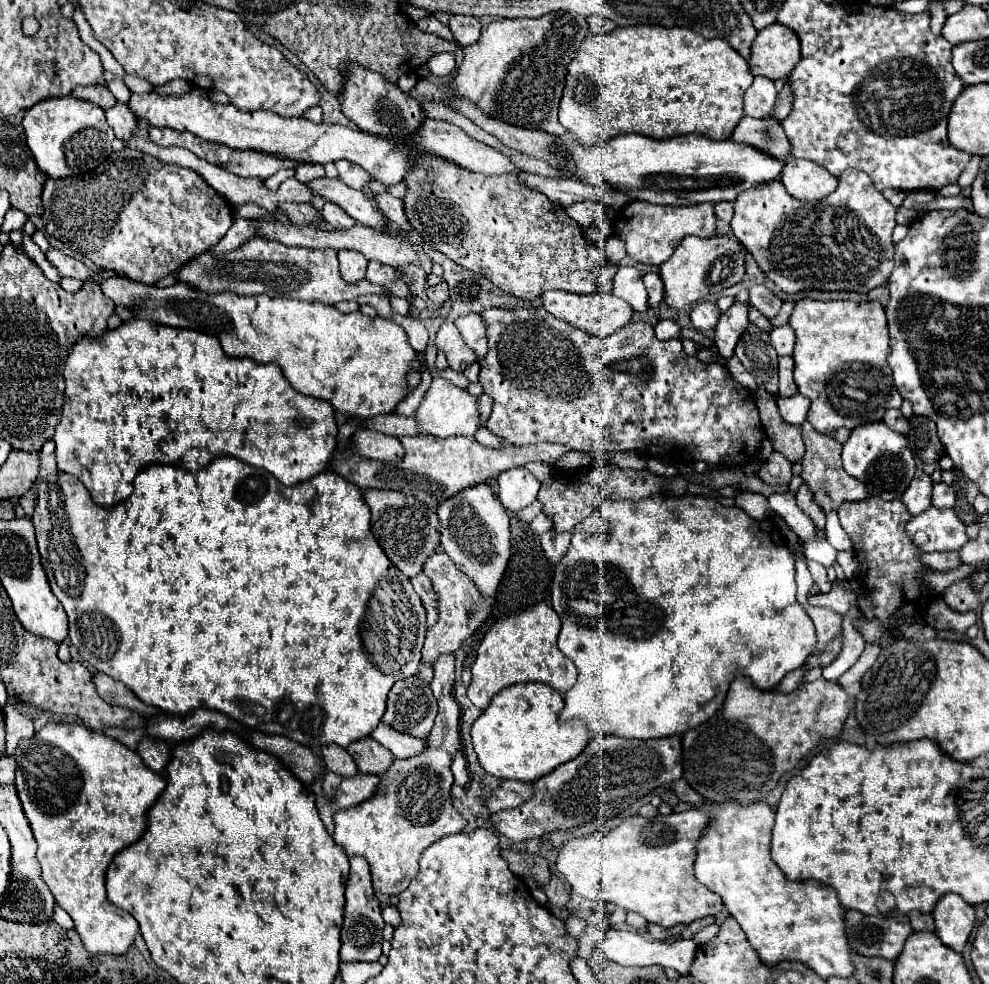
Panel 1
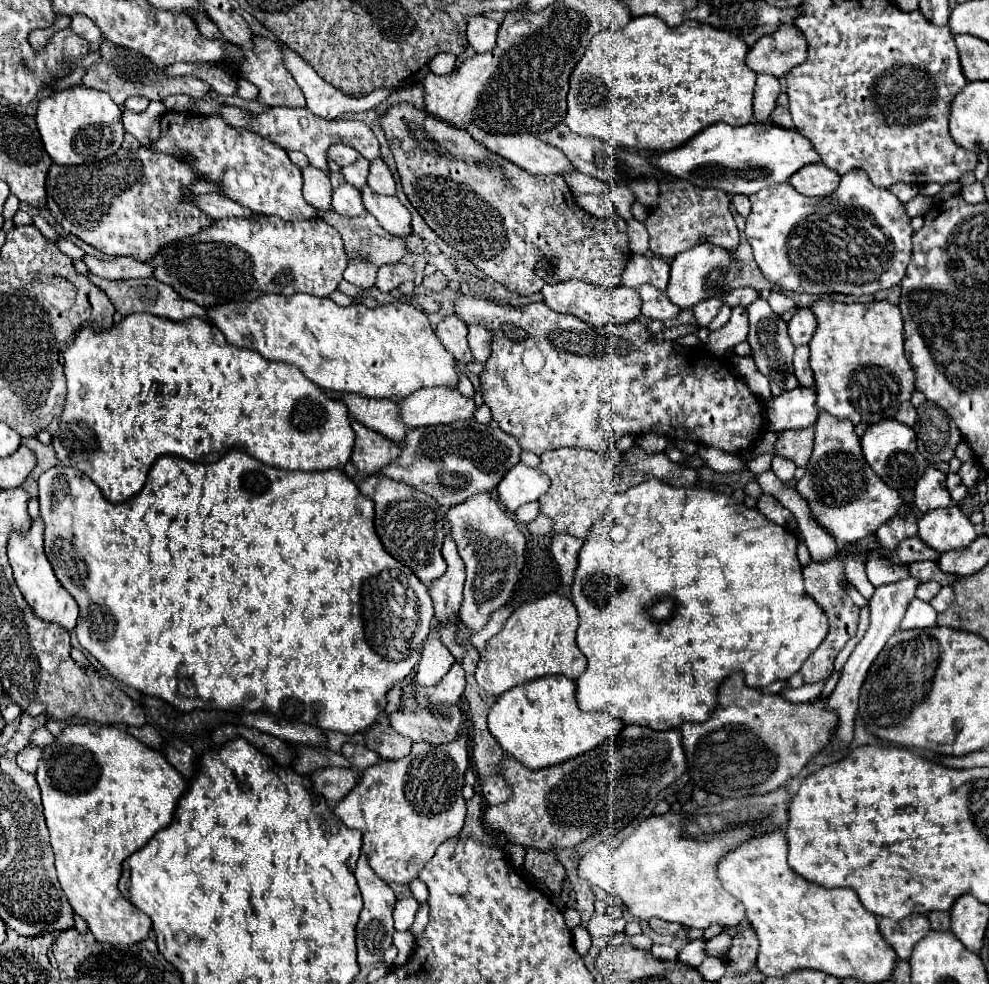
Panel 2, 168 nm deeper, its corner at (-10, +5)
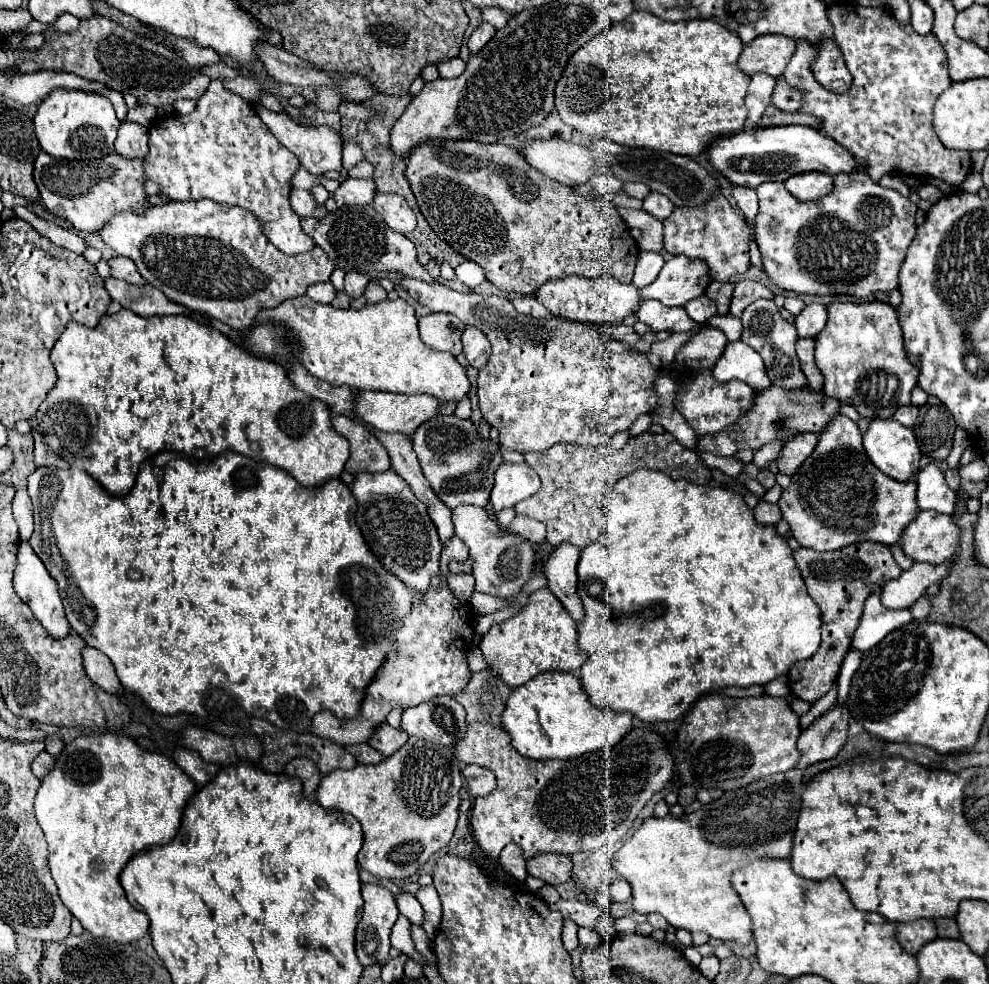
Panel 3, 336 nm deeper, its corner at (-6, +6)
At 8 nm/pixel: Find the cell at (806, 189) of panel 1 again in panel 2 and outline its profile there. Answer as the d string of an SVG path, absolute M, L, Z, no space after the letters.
M815 163L815 165L805 165L803 169L799 169L799 173L795 173L789 183L807 197L825 197L831 195L837 185L839 185L839 173L835 173L833 169L829 169L823 163Z

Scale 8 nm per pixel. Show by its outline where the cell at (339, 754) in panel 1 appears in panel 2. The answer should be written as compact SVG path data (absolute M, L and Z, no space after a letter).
M345 743L341 753L351 761L351 765L359 771L375 765L379 761L375 751L369 751L365 745L357 745L357 743Z

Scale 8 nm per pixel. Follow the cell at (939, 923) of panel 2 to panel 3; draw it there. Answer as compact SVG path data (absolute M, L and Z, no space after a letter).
M939 918L935 922L937 922L939 938L955 938L955 940L959 938L959 930L957 930L955 918Z

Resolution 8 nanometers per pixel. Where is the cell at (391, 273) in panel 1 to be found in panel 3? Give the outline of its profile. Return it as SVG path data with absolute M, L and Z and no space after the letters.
M371 282L363 294L367 298L367 304L375 304L375 302L381 302L387 298L387 292L377 284L377 282Z

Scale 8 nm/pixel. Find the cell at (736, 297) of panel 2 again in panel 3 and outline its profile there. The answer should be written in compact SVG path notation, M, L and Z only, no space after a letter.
M711 282L705 290L707 298L711 298L717 306L719 314L727 314L729 312L729 298L733 294L733 284L731 282Z

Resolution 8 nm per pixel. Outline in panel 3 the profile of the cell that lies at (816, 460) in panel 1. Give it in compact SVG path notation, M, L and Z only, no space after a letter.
M837 416L823 430L813 454L805 466L793 474L777 506L793 538L801 546L819 552L839 550L859 540L873 540L887 546L895 544L903 528L919 514L915 482L897 482L875 468L871 460L867 462L861 432L847 416Z

